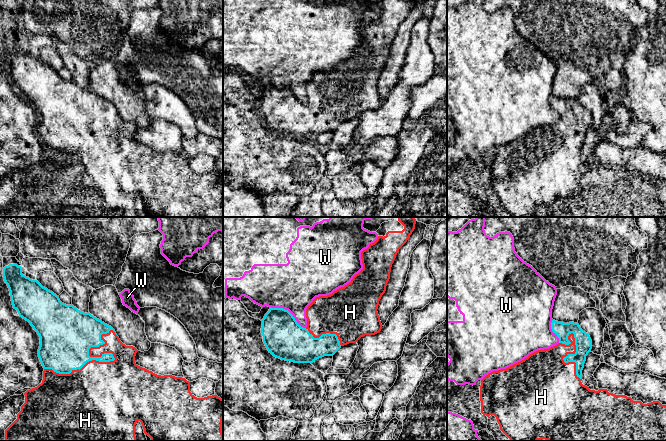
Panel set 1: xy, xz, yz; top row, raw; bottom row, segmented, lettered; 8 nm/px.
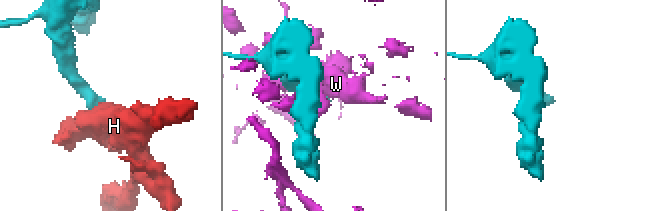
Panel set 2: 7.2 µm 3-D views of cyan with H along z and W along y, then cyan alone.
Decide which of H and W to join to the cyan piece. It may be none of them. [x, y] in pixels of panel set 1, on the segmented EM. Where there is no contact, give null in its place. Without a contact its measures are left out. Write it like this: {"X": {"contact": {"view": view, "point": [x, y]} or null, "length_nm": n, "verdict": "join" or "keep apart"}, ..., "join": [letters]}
{"H": {"contact": {"view": "xy", "point": [114, 359]}, "length_nm": 650, "verdict": "join"}, "W": {"contact": {"view": "xz", "point": [289, 312]}, "length_nm": 340, "verdict": "keep apart"}, "join": ["H"]}

